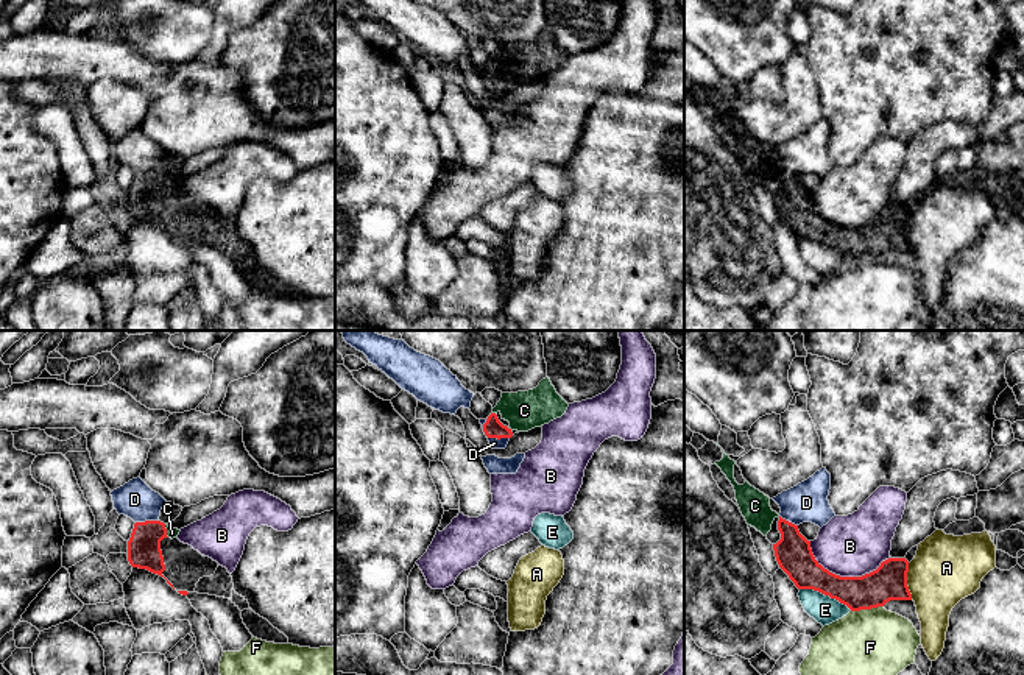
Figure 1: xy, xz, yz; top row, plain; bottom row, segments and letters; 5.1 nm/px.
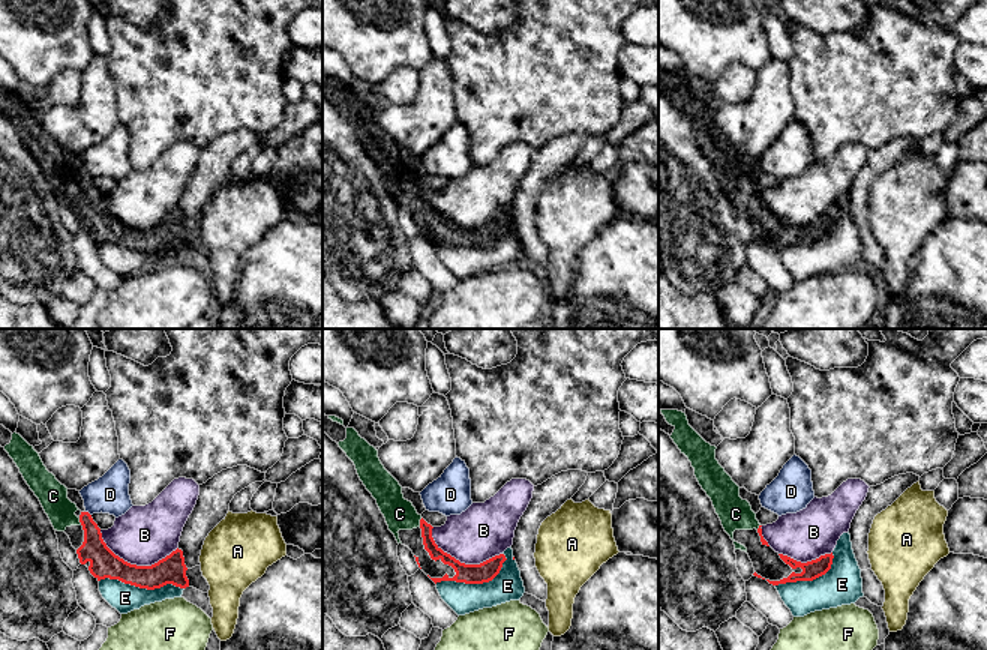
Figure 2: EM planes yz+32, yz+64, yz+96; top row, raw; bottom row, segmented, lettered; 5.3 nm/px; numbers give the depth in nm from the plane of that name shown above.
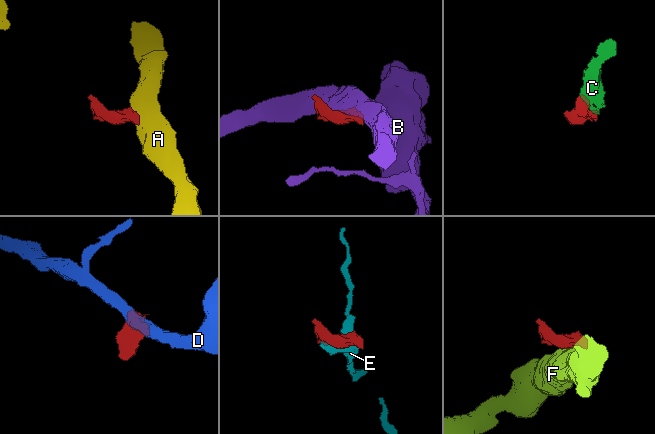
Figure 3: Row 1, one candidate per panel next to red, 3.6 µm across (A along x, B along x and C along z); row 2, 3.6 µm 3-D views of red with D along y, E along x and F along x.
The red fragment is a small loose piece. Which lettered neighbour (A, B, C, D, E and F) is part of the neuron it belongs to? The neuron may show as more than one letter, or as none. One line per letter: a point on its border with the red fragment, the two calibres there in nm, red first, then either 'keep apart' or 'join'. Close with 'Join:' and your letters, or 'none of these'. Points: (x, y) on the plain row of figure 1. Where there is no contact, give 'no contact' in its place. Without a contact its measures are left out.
A: meets red in yz at (906, 233); 190 nm thick on the red side, 340 nm on the other; keep apart
B: meets red in yz at (845, 228); 190 nm thick on the red side, 320 nm on the other; keep apart
C: meets red in xy at (165, 181); 180 nm thick on the red side, 50 nm on the other; join
D: meets red in xy at (147, 172); 180 nm thick on the red side, 190 nm on the other; keep apart
E: meets red in yz at (826, 245); 180 nm thick on the red side, 140 nm on the other; keep apart
F: meets red in yz at (867, 259); 190 nm thick on the red side, 420 nm on the other; keep apart
Join: C

